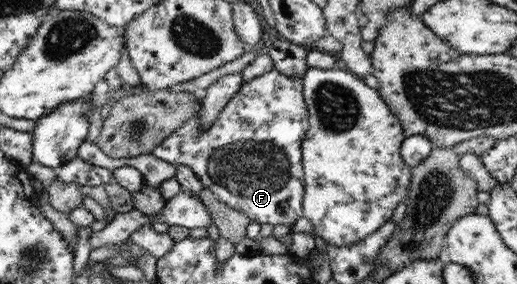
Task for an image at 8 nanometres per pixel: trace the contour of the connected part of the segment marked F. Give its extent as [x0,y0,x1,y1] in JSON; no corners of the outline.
[151,67,309,227]

